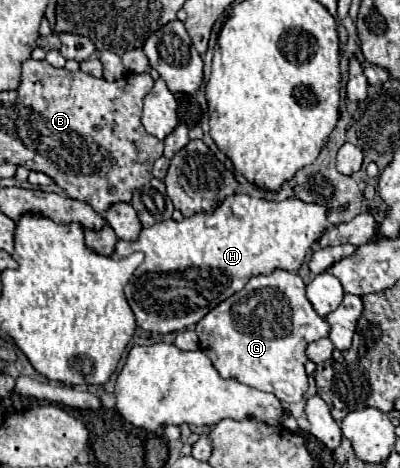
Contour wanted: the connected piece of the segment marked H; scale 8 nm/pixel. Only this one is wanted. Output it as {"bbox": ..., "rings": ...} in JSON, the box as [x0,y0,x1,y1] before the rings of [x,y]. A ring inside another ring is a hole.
{"bbox":[113,194,327,334],"rings":[[[233,194],[219,200],[211,212],[193,214],[181,222],[163,220],[151,228],[143,228],[135,242],[119,240],[113,260],[131,256],[133,252],[143,252],[145,260],[135,270],[131,286],[125,286],[127,302],[137,318],[137,326],[147,332],[167,334],[187,330],[195,326],[207,312],[211,312],[219,302],[227,300],[235,292],[243,290],[251,276],[271,274],[273,270],[299,270],[307,250],[319,240],[327,228],[327,210],[317,204],[307,204],[297,198],[287,198],[283,202],[267,202],[251,198],[247,194]]]}

